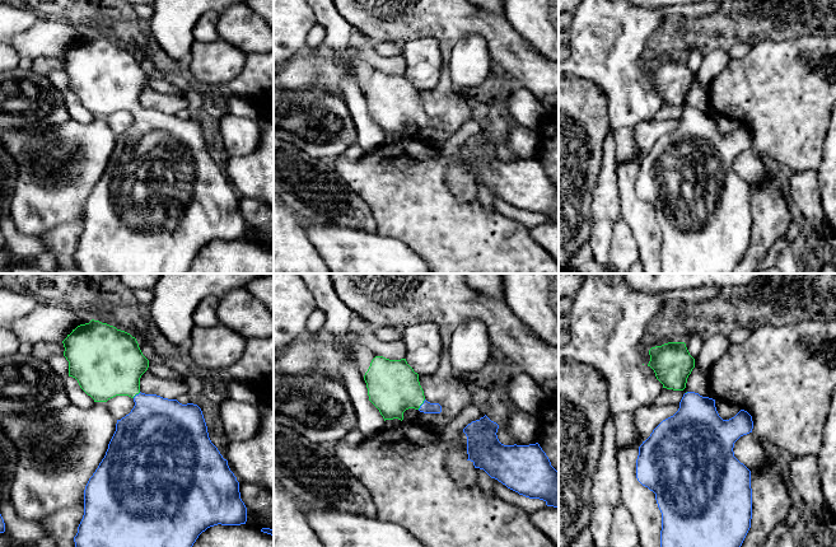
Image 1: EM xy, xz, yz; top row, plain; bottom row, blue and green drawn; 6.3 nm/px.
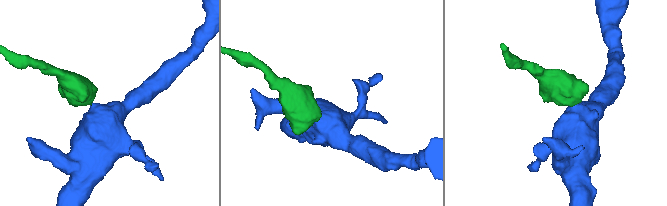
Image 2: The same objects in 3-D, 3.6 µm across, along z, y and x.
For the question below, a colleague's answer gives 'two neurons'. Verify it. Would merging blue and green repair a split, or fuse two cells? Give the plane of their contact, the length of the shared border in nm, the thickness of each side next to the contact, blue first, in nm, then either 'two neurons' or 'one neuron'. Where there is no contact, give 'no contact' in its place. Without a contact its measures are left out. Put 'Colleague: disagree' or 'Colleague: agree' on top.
Colleague: disagree
xz | 80 nm | 80/320 nm | one neuron

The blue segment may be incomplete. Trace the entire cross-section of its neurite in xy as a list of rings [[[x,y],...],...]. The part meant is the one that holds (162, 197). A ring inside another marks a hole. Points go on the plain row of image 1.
[[[92,34],[73,45],[62,59],[69,92],[75,93],[94,117],[107,117],[116,111],[129,111],[135,117],[131,127],[117,135],[106,170],[85,201],[84,230],[74,252],[76,267],[83,274],[186,274],[207,243],[246,239],[247,223],[240,214],[239,197],[211,158],[201,123],[140,107],[140,93],[148,85],[149,75],[135,52]]]

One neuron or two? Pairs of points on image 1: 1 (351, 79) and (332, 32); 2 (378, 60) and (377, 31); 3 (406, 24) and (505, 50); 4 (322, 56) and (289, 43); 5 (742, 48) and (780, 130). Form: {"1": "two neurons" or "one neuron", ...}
{"1": "one neuron", "2": "two neurons", "3": "one neuron", "4": "two neurons", "5": "two neurons"}

